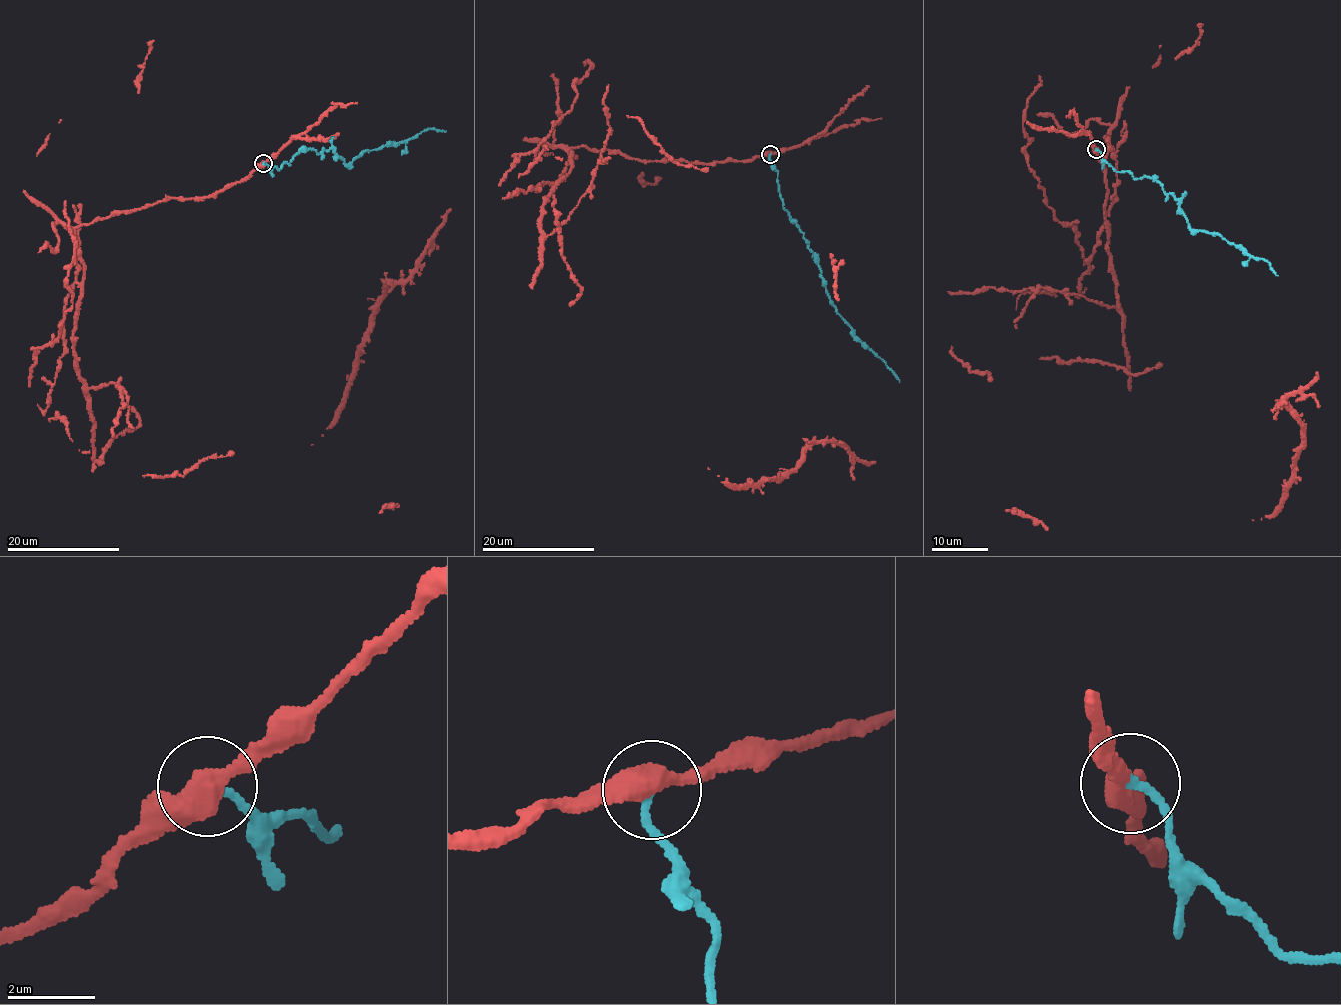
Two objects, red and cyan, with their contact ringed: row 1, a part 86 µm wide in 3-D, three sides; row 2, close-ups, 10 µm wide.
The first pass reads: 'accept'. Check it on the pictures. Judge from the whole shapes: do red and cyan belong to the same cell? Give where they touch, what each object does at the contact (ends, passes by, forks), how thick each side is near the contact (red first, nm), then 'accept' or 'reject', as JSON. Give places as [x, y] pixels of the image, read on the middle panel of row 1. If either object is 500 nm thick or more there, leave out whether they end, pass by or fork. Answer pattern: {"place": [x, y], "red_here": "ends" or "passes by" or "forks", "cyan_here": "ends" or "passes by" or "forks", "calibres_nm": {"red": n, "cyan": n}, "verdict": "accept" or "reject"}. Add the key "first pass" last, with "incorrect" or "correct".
{"place": [770, 154], "red_here": "passes by", "cyan_here": "ends", "calibres_nm": {"red": 480, "cyan": 200}, "verdict": "reject", "first pass": "incorrect"}

